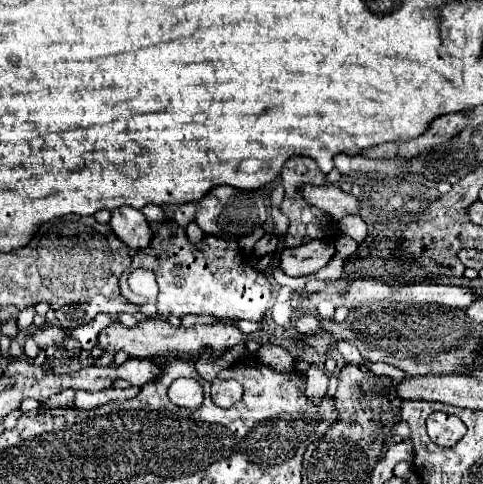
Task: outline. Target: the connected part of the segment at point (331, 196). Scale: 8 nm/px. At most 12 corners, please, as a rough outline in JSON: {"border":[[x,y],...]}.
{"border":[[304,186],[304,198],[334,220],[358,214],[358,200],[338,186]]}

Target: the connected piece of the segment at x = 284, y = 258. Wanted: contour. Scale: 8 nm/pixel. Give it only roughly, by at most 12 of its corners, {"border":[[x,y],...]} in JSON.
{"border":[[312,240],[280,252],[286,276],[308,276],[326,266],[334,242]]}

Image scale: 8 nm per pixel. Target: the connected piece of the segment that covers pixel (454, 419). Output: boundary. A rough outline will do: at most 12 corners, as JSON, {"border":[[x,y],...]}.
{"border":[[446,412],[428,416],[428,436],[442,448],[466,434],[458,416]]}

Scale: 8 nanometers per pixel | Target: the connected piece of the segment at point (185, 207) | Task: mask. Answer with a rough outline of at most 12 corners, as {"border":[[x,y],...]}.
{"border":[[182,204],[174,214],[174,222],[186,228],[196,216],[196,204]]}

